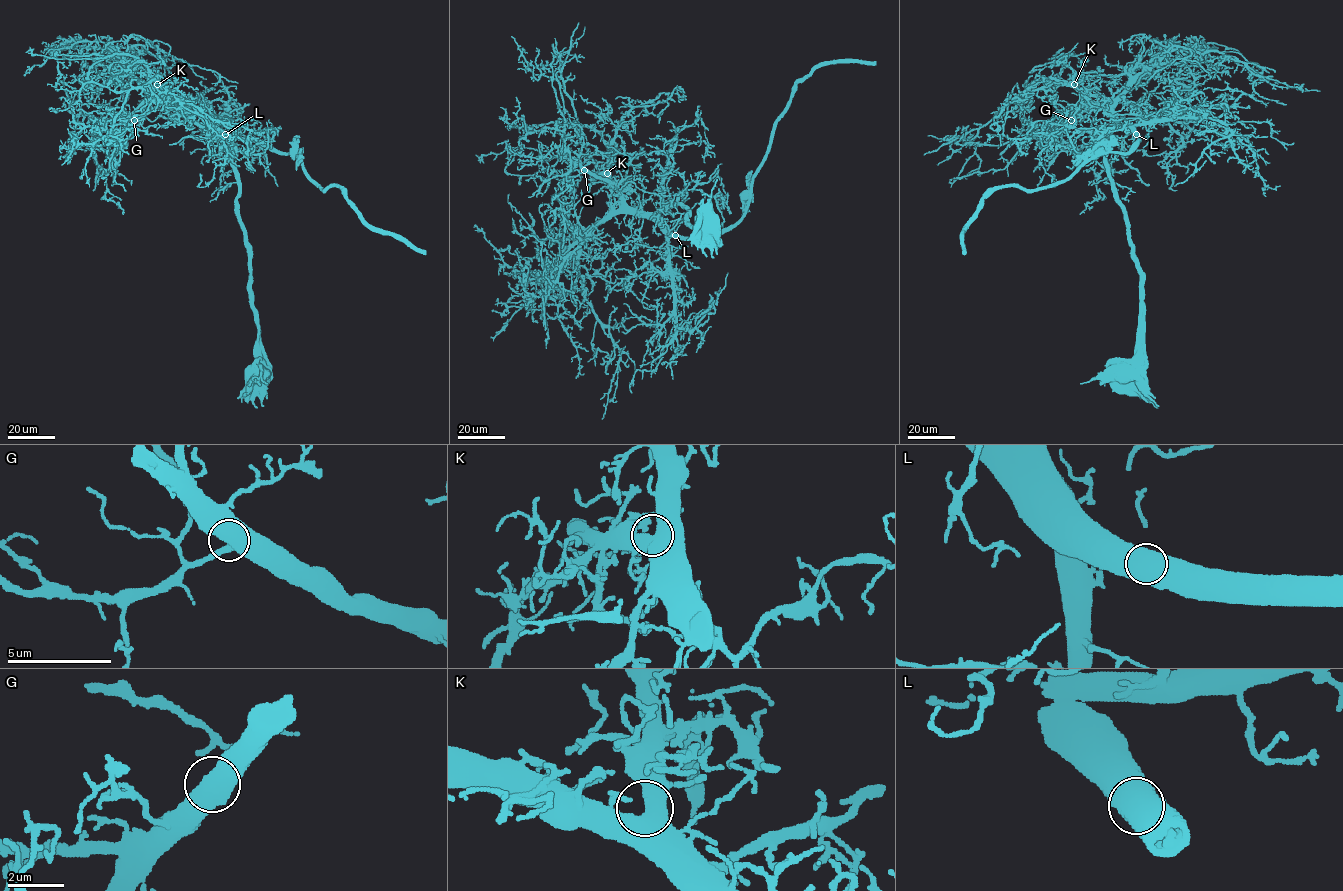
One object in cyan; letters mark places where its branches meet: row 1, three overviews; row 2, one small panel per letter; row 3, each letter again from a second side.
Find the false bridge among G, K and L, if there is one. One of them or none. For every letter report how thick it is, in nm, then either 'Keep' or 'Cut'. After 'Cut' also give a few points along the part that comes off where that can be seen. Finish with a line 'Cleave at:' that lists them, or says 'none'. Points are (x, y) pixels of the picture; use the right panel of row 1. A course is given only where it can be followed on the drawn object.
G: Thickness 650 nm. Keep
K: Thickness 600 nm. Keep
L: Thickness 1050 nm. Keep
Cleave at: none

